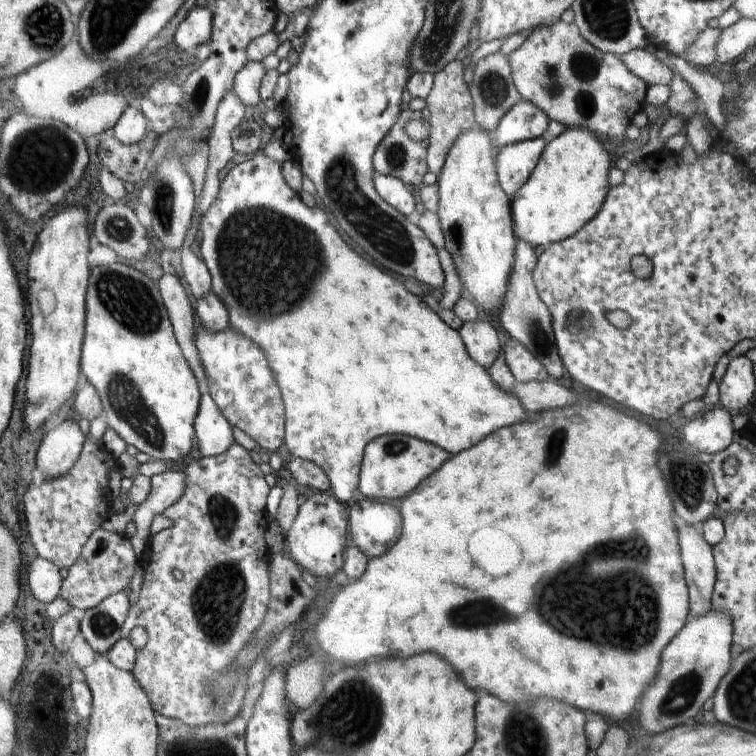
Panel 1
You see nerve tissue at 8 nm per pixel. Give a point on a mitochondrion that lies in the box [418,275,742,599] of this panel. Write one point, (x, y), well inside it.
(689, 483)

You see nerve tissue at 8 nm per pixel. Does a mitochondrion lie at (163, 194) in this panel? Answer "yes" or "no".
yes

